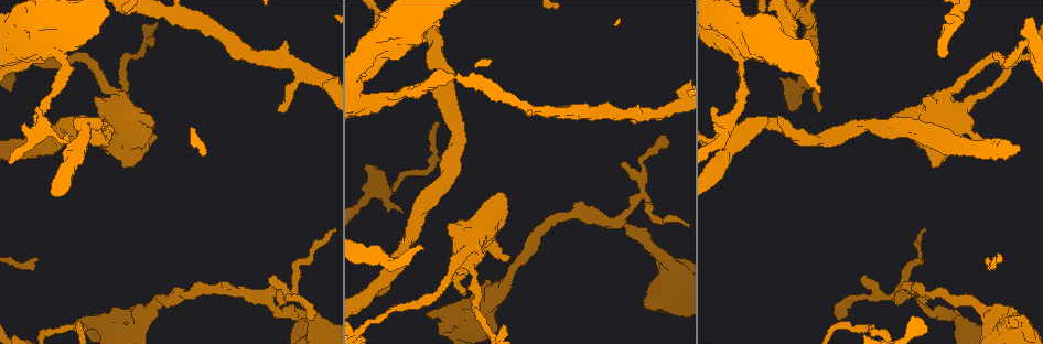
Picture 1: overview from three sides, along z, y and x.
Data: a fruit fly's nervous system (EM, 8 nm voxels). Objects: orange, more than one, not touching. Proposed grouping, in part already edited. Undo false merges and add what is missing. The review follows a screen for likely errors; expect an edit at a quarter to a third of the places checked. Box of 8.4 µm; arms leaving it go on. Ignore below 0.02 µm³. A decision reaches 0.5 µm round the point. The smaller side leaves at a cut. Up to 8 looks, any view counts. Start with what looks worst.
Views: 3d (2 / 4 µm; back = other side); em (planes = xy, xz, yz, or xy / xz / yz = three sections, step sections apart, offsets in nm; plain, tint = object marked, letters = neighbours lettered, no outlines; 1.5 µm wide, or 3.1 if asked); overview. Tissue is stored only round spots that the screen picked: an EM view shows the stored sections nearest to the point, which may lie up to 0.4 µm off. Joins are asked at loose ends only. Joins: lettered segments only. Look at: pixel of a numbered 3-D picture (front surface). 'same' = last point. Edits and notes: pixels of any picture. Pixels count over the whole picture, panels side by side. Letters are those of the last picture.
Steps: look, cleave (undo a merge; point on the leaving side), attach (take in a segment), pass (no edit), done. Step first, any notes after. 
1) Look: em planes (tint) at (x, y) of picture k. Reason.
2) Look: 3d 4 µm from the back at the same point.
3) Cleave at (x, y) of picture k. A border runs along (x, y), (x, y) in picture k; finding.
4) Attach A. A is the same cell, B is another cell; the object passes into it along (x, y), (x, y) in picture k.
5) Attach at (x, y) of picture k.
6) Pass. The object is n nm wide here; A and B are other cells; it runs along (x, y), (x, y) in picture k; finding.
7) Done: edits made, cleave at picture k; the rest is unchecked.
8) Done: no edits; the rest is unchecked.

Look: 3d 4 µm at (154, 137) of picture 1. Free end.

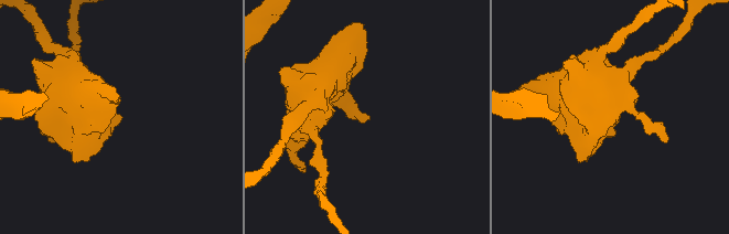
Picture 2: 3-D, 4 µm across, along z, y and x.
Look: em xy step 8 (letters) at (119, 116) of picture 2. Shape alone is not enough.

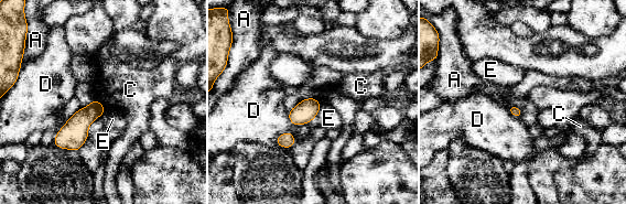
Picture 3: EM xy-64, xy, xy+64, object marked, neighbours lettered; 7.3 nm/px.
Pass. A, C, D and E are other cells; none of them fits.

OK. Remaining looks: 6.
Look: em xz step 4 (tint) at (639, 193) of picture 1. Abrupt turn.

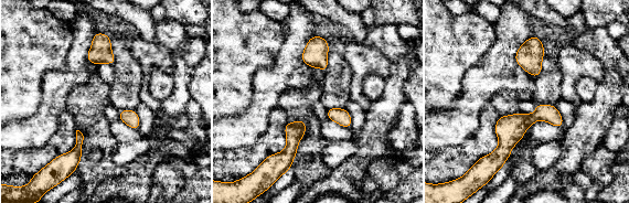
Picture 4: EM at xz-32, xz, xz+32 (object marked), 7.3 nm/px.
Look: em planes (letters) at the same point.

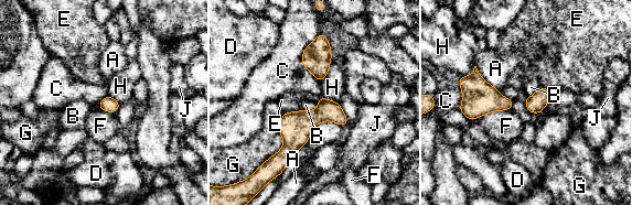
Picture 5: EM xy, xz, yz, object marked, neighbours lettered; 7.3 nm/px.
Pass. A, B, C, D, E, F, G, H and J are other cells; a border runs along (318, 103), (314, 109), (302, 110) in picture 5; all the same neuron.

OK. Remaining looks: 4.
Look: em planes (letters) at (364, 326) of picture 1. Sharp bend.

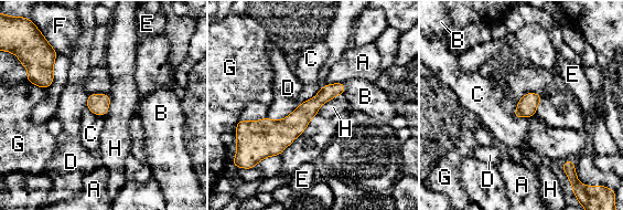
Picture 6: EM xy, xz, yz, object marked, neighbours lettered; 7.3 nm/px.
Pass. A, B, C, D, E, F, G and H are other cells; a border runs along (343, 93), (326, 101), (317, 114) in picture 6; all the same neuron.

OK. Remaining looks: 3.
Done: no edits; the rest is unchecked.

